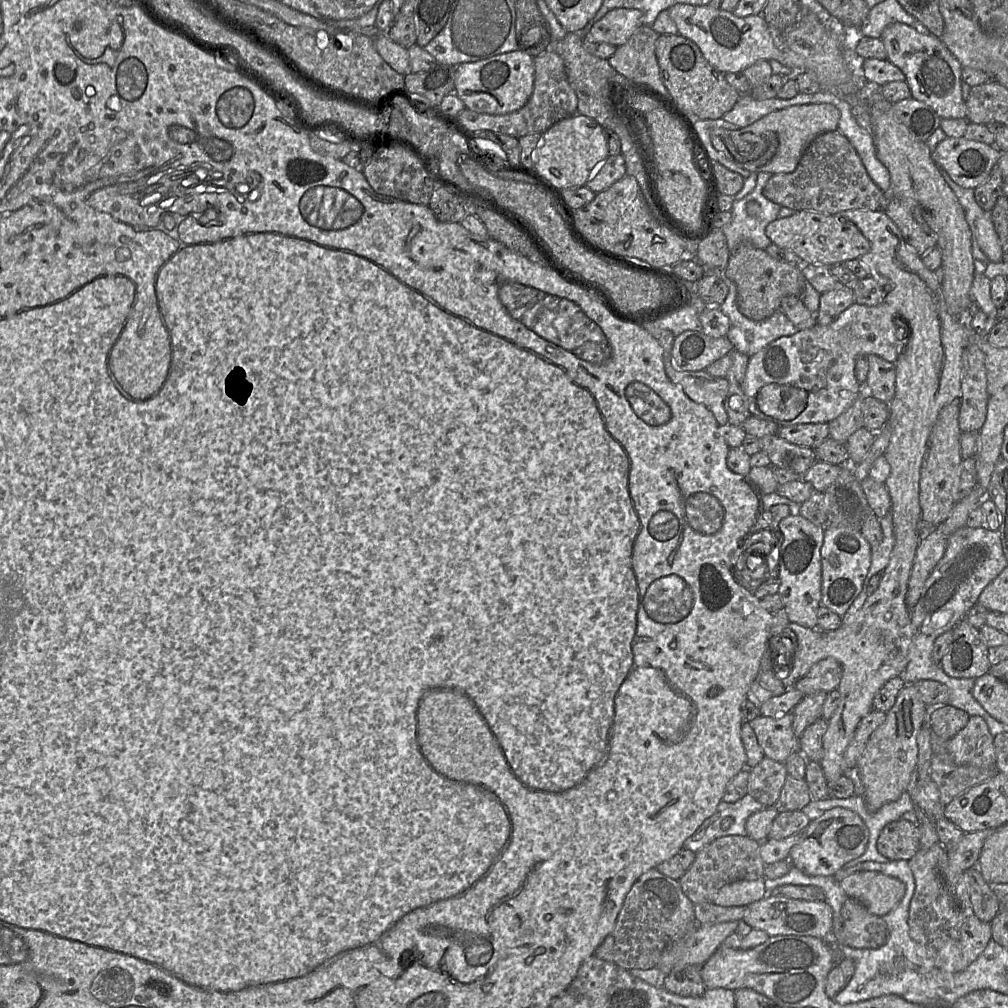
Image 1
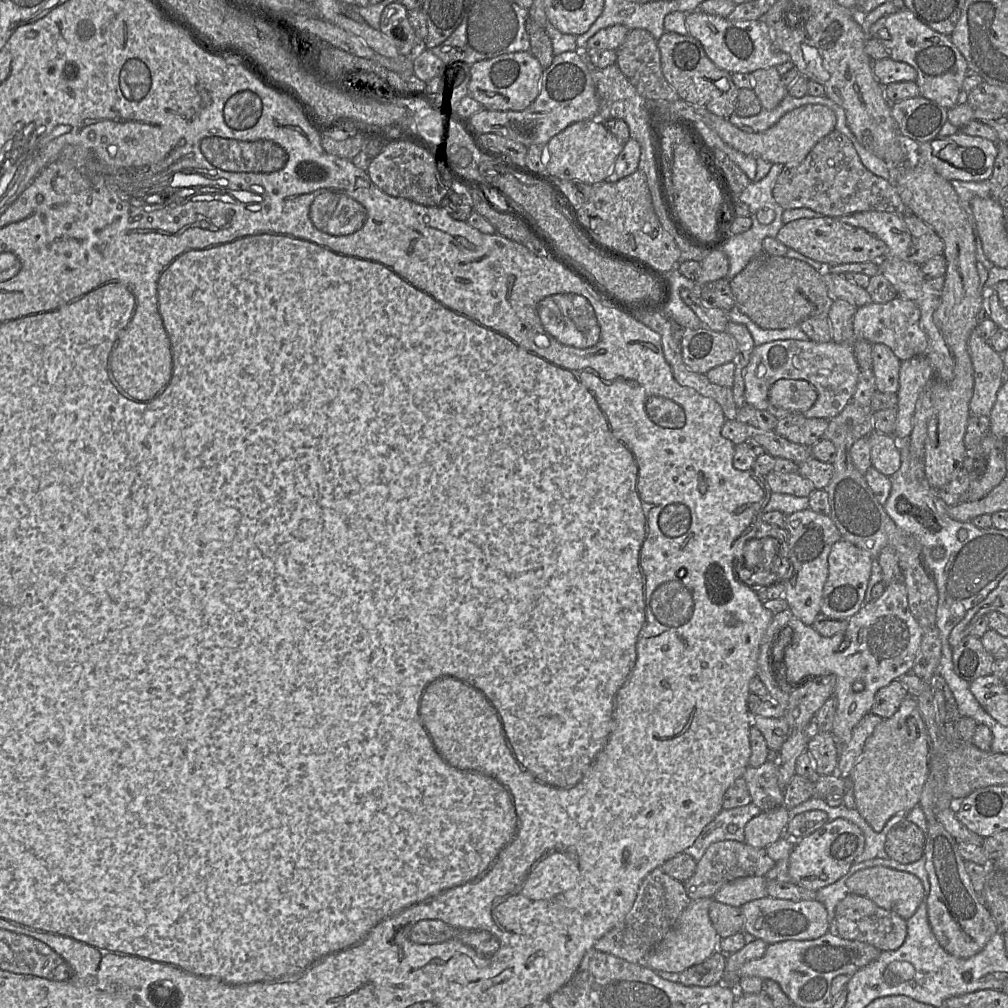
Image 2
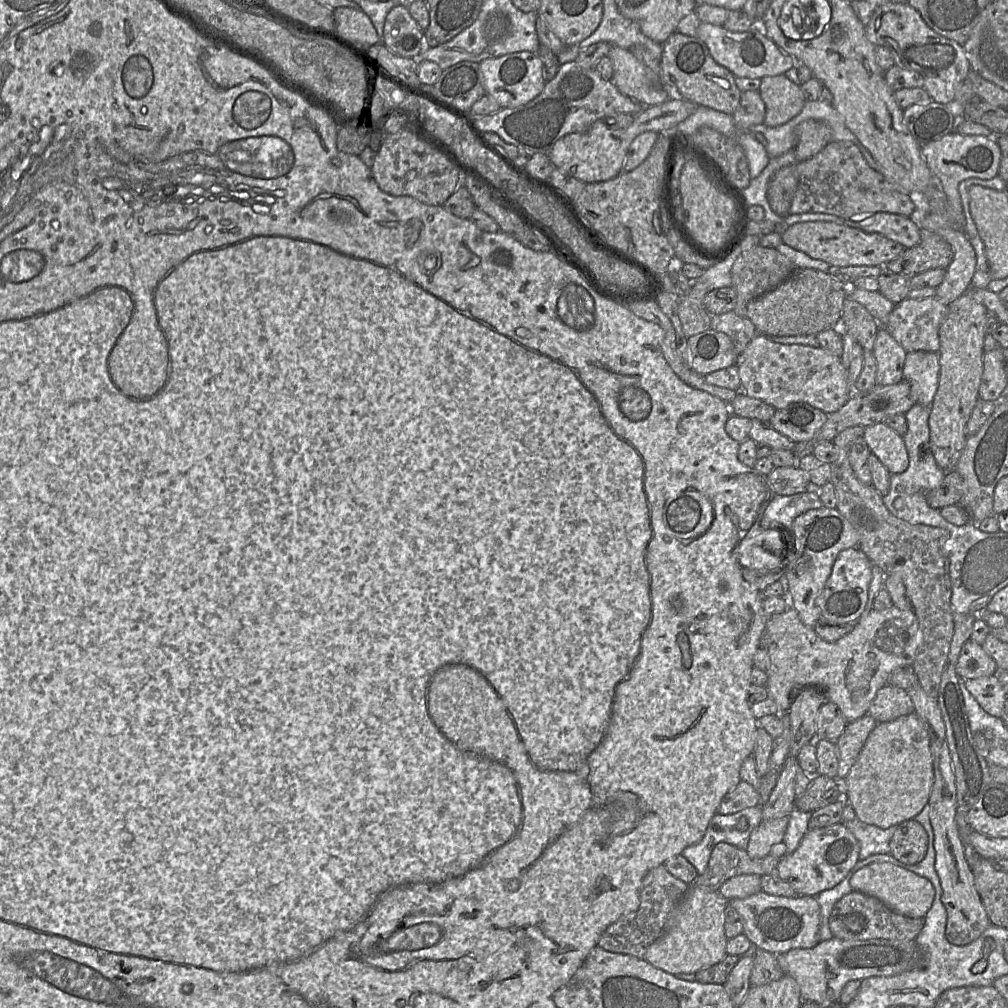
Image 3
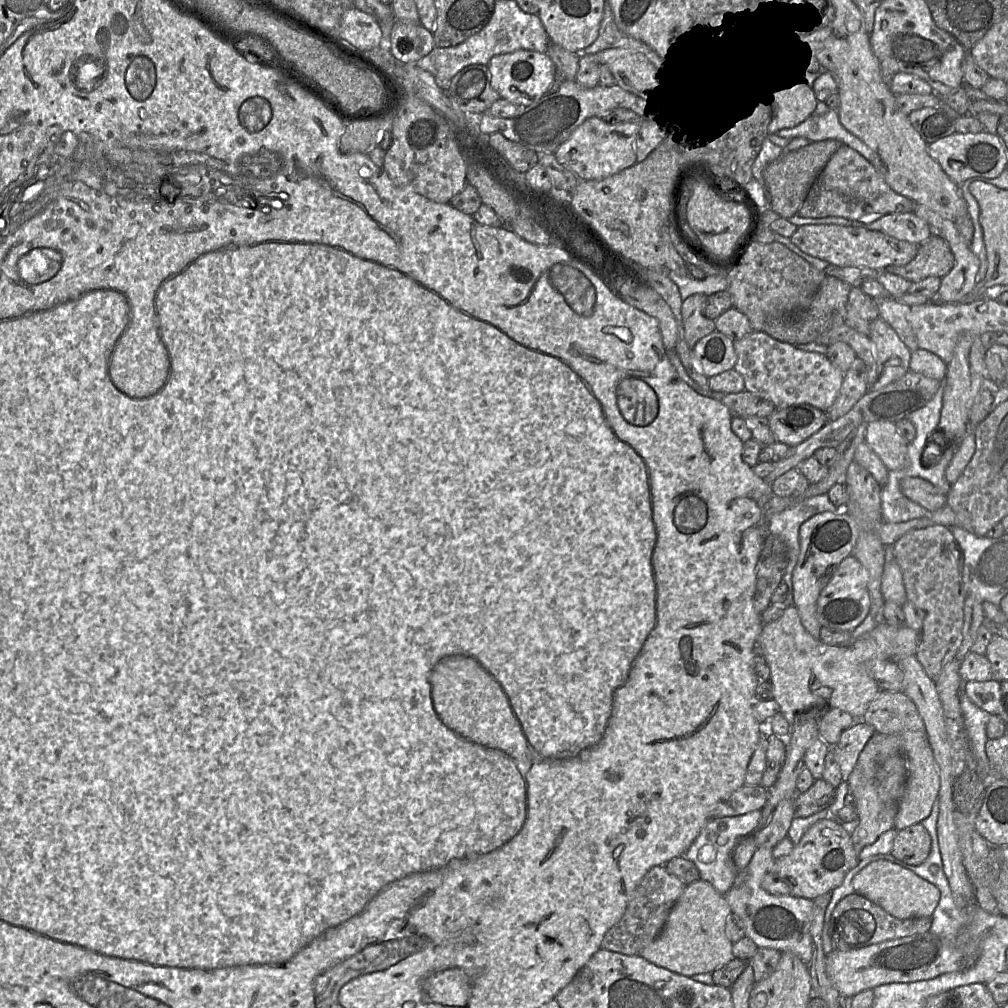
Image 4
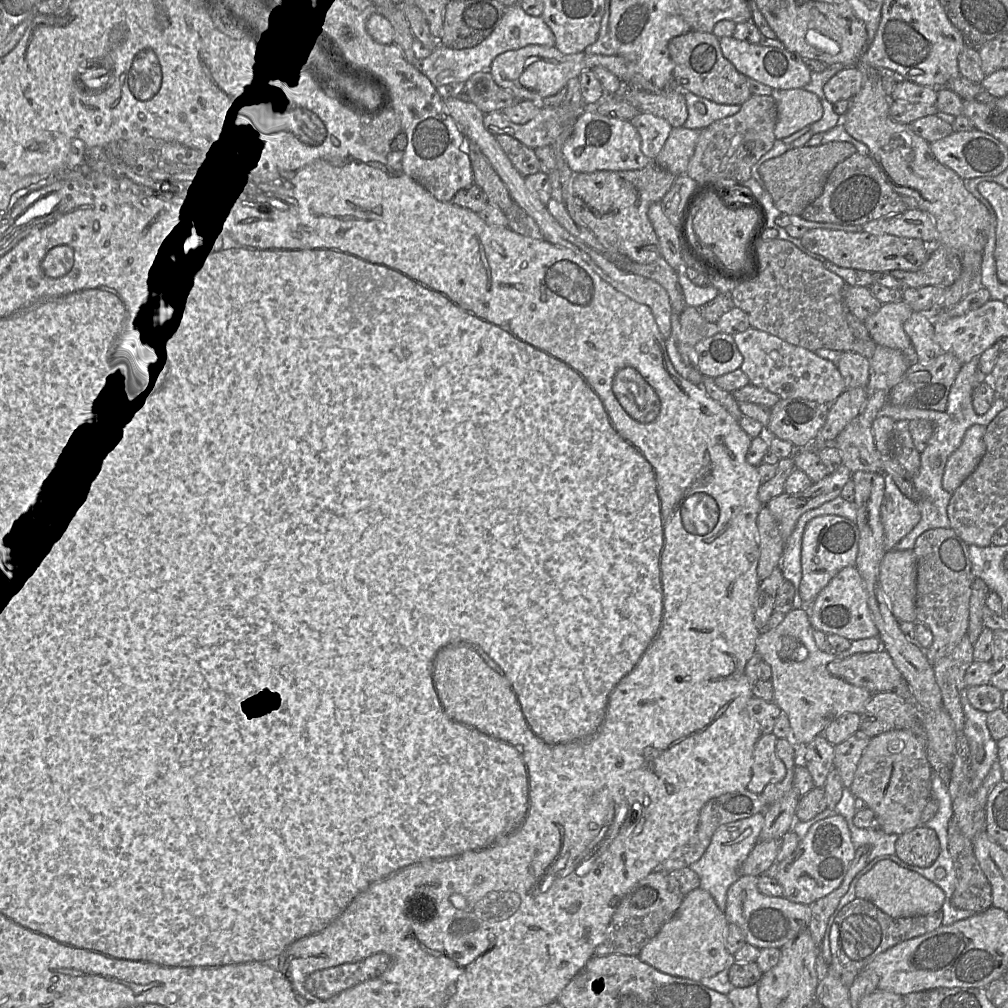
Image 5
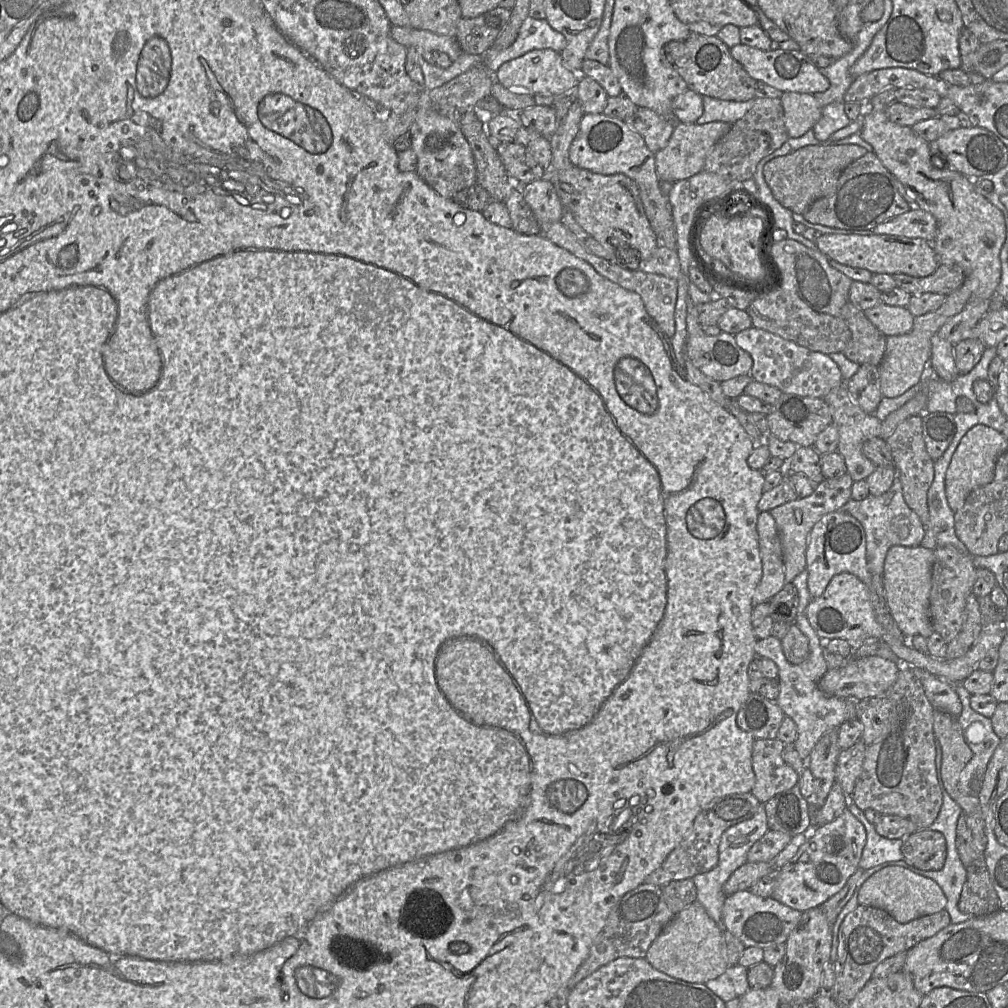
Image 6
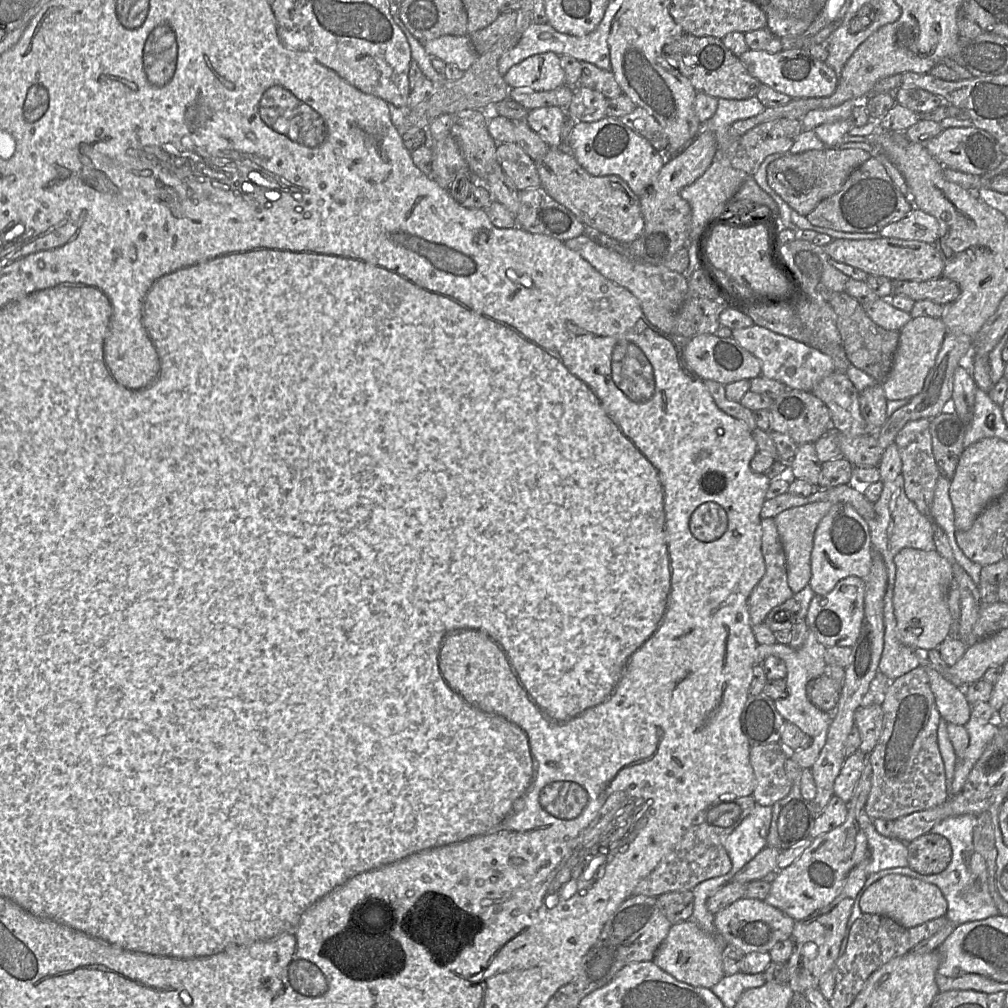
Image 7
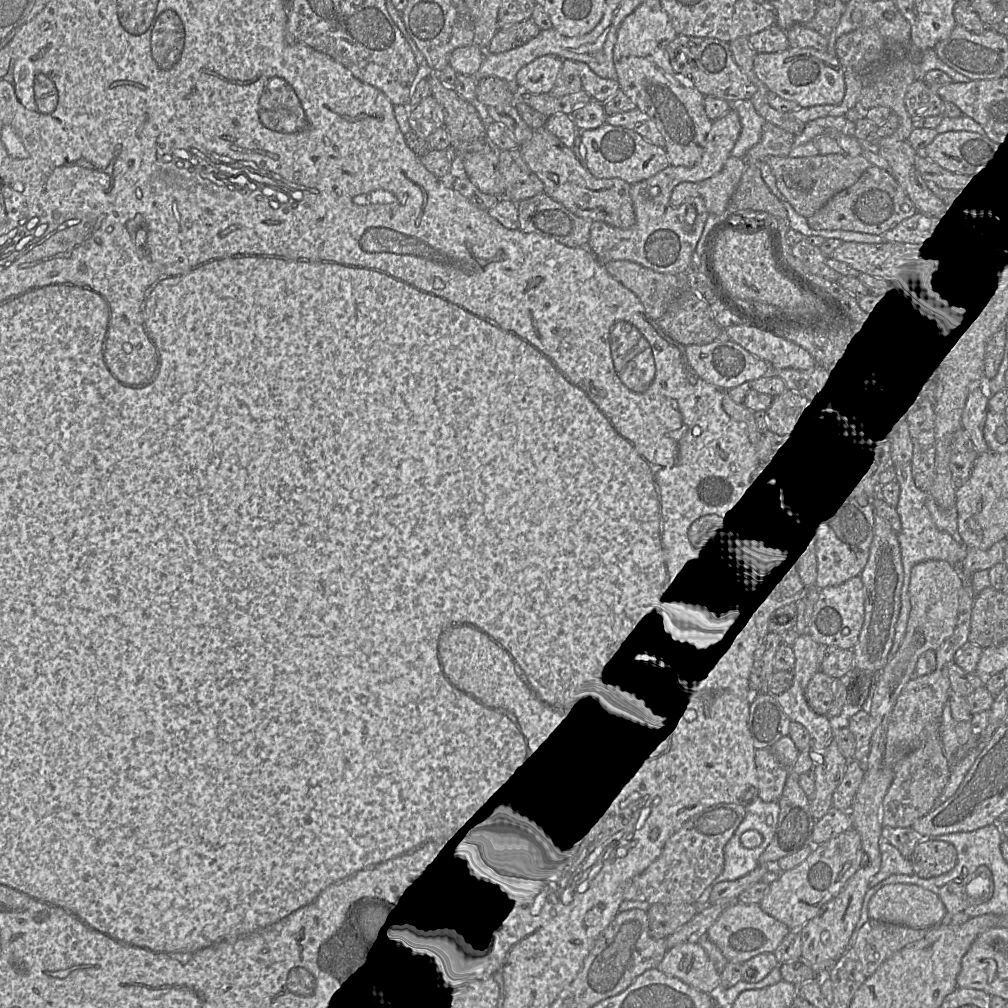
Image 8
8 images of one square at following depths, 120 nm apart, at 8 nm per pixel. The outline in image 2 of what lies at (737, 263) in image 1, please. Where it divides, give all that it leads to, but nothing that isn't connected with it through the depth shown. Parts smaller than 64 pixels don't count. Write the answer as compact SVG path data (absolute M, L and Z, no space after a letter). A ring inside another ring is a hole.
M765 252L755 256L745 268L730 281L734 305L740 312L763 329L787 329L799 324L807 318L827 318L834 298L829 294L822 275L809 264L786 256L771 256Z

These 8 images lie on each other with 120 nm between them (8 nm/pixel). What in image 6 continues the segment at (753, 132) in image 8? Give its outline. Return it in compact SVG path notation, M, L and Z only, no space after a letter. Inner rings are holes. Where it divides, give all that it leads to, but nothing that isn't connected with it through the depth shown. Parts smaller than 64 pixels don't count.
M702 95L702 100L704 111L696 121L696 123L700 125L713 121L733 124L743 117L754 103L754 99L733 101L713 98L707 95Z

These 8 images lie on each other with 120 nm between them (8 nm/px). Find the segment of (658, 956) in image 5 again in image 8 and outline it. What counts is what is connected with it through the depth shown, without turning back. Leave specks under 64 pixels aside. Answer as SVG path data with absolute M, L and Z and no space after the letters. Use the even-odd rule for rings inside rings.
M682 943L667 949L657 968L705 993L721 984L721 973L699 943Z

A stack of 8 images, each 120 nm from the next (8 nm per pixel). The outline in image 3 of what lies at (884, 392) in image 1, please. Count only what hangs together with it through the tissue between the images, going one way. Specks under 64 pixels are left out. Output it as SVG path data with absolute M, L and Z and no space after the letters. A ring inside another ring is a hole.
M880 326L877 331L872 351L877 362L877 385L892 385L903 380L907 351L883 326Z

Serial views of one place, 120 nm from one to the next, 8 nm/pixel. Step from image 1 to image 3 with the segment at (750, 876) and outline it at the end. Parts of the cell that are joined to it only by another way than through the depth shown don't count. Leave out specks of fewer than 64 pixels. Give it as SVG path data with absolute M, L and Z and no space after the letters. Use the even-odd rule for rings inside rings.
M721 842L713 848L705 872L697 875L692 886L719 891L725 881L738 875L769 875L777 868L778 862L779 859L772 855L752 858L746 850Z

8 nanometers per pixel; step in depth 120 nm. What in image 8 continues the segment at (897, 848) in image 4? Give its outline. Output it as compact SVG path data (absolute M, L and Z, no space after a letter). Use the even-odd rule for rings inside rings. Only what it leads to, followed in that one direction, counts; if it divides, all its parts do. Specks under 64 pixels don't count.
M924 838L909 859L914 874L928 879L952 870L957 863L957 850L949 842Z

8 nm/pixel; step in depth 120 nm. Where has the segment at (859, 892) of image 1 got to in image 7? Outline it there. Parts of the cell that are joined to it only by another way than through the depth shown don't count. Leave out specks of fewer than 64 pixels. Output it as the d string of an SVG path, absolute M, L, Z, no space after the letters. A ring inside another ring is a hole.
M888 874L880 878L860 898L862 913L886 916L906 928L946 915L947 906L946 899L936 885L901 874Z

